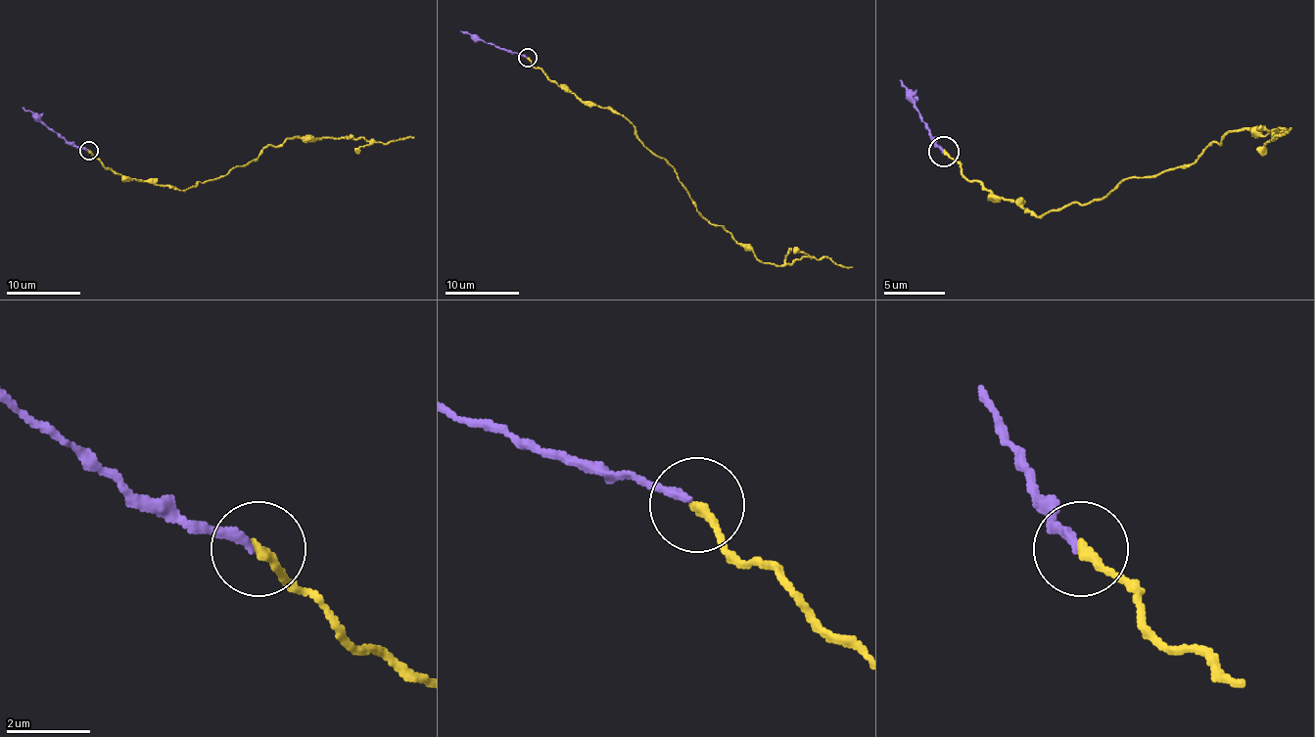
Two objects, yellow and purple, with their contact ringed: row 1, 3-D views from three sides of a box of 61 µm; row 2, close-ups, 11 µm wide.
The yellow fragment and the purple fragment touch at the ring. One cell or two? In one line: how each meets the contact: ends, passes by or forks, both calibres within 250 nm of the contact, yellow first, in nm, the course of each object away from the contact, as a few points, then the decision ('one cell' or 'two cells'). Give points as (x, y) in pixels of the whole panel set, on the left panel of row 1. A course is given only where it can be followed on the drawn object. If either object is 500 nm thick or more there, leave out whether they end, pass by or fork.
yellow ends; purple ends; calibres 240 and 200 nm; course yellow (88, 150), (114, 172), (186, 191), (255, 161), (265, 147), (280, 147), (288, 139), (390, 143), (413, 137); course purple (88, 150), (70, 145), (30, 112), (22, 108); one cell

